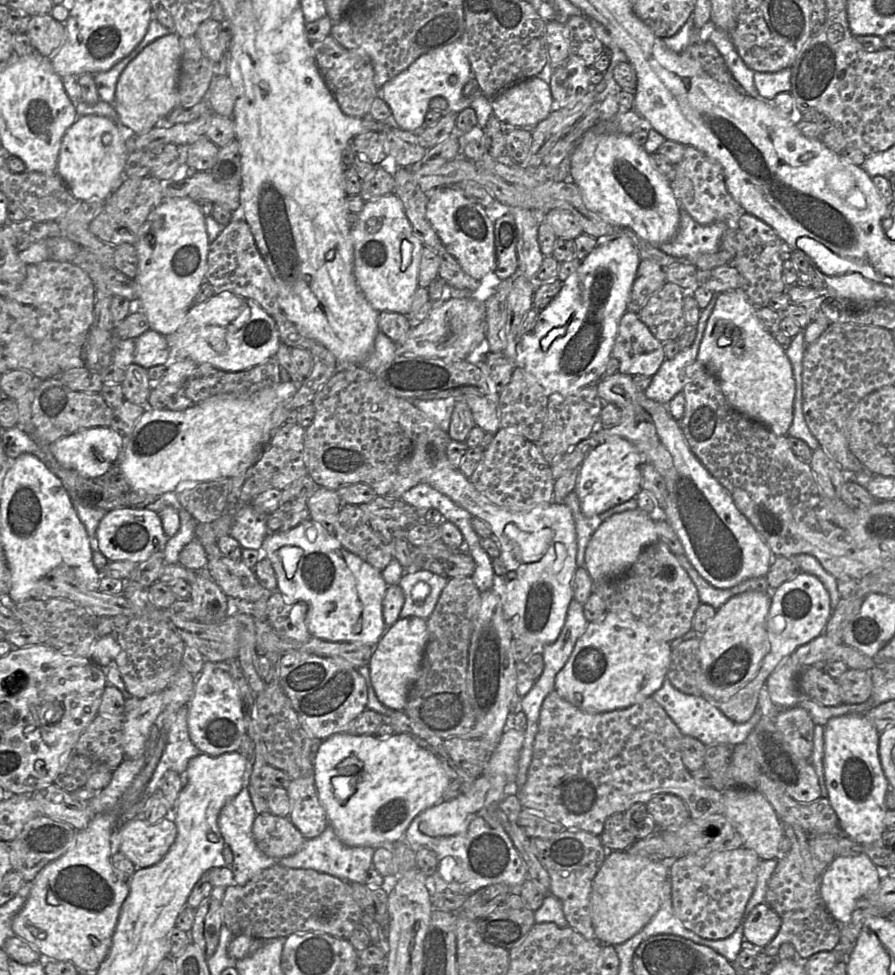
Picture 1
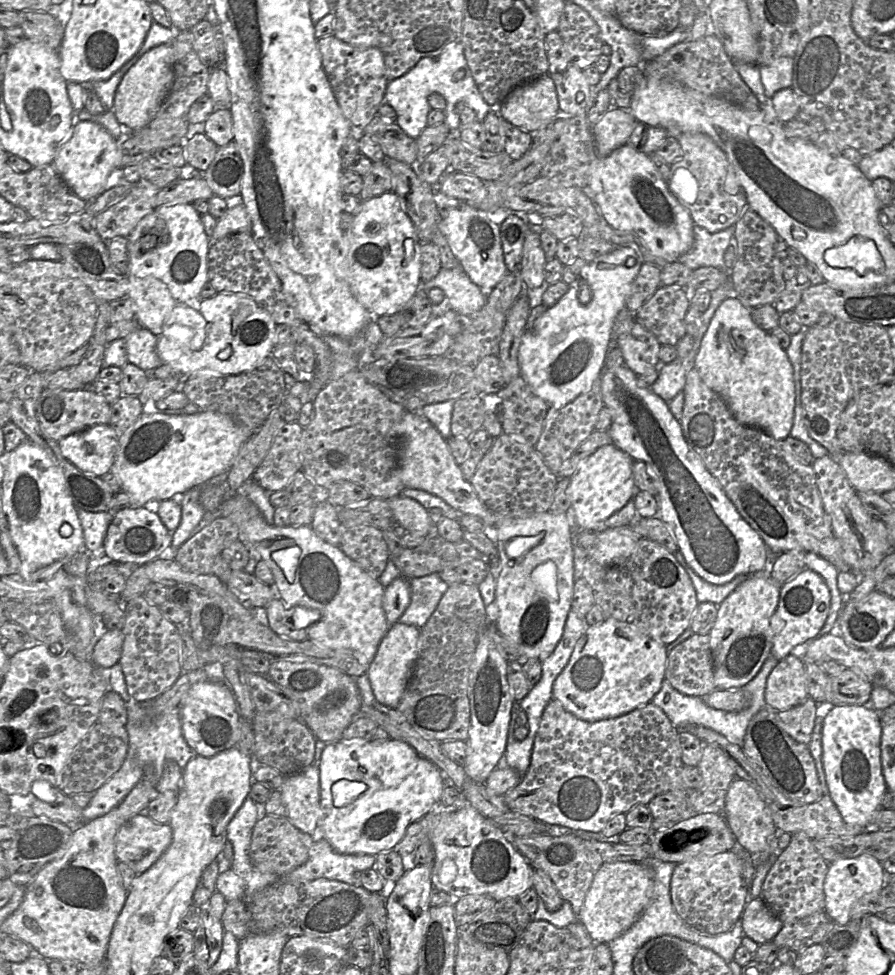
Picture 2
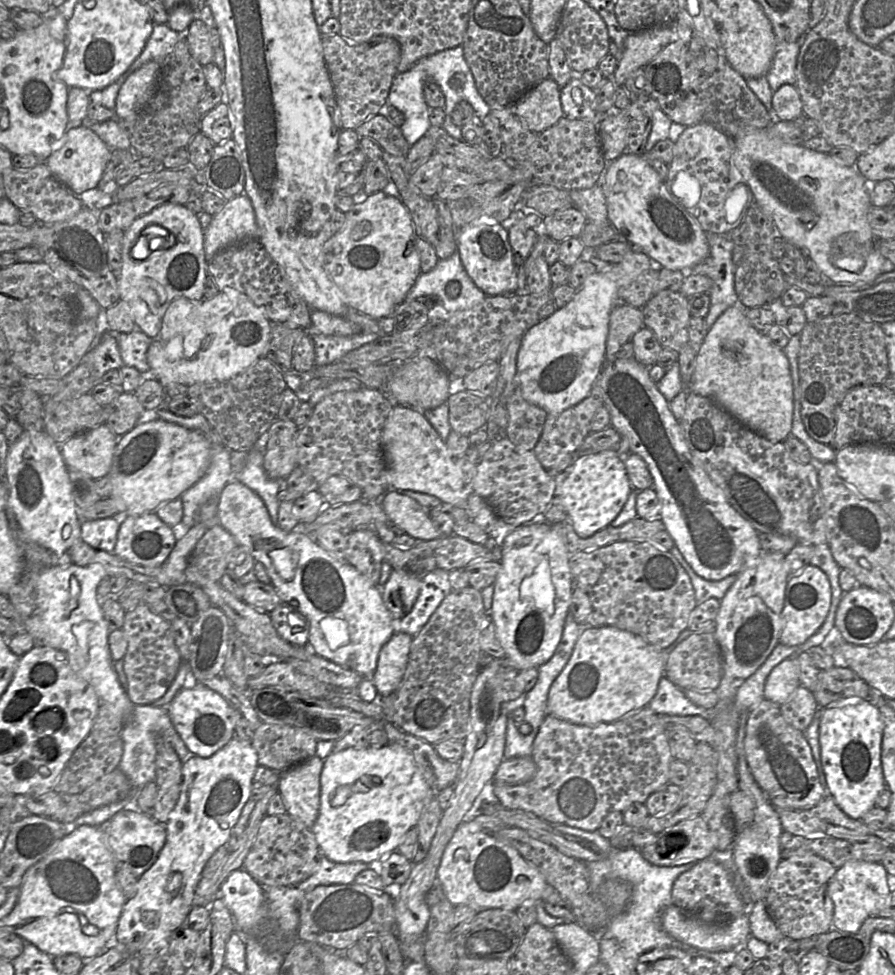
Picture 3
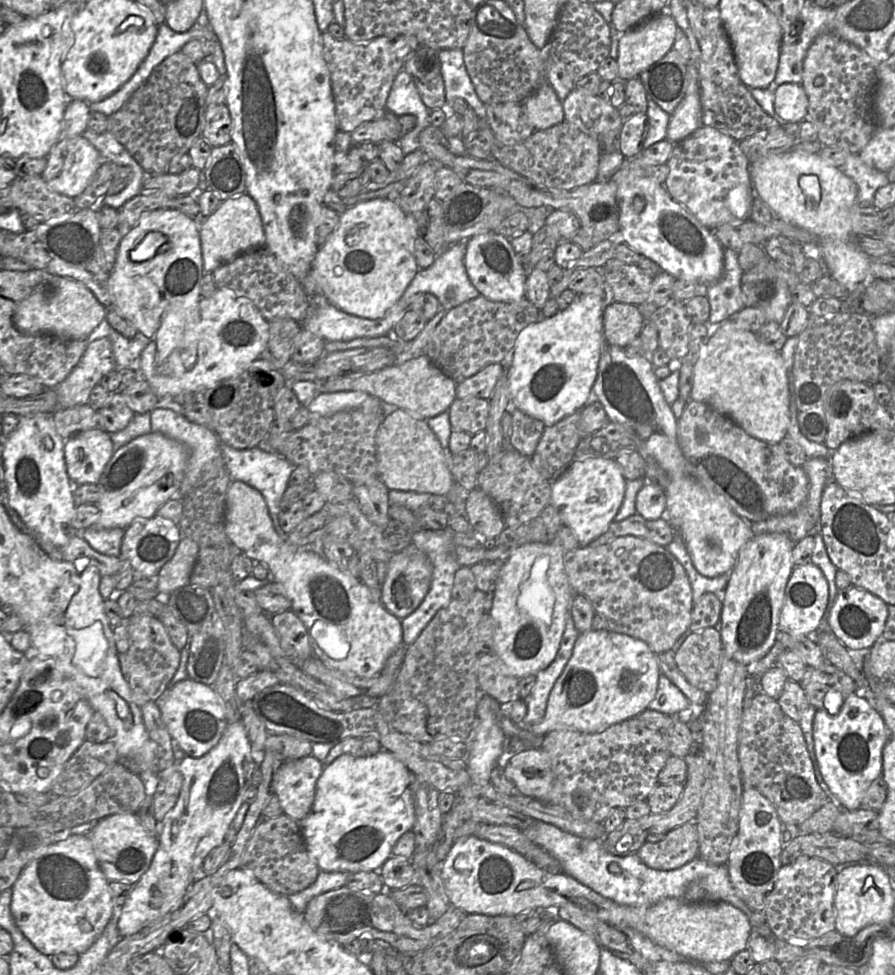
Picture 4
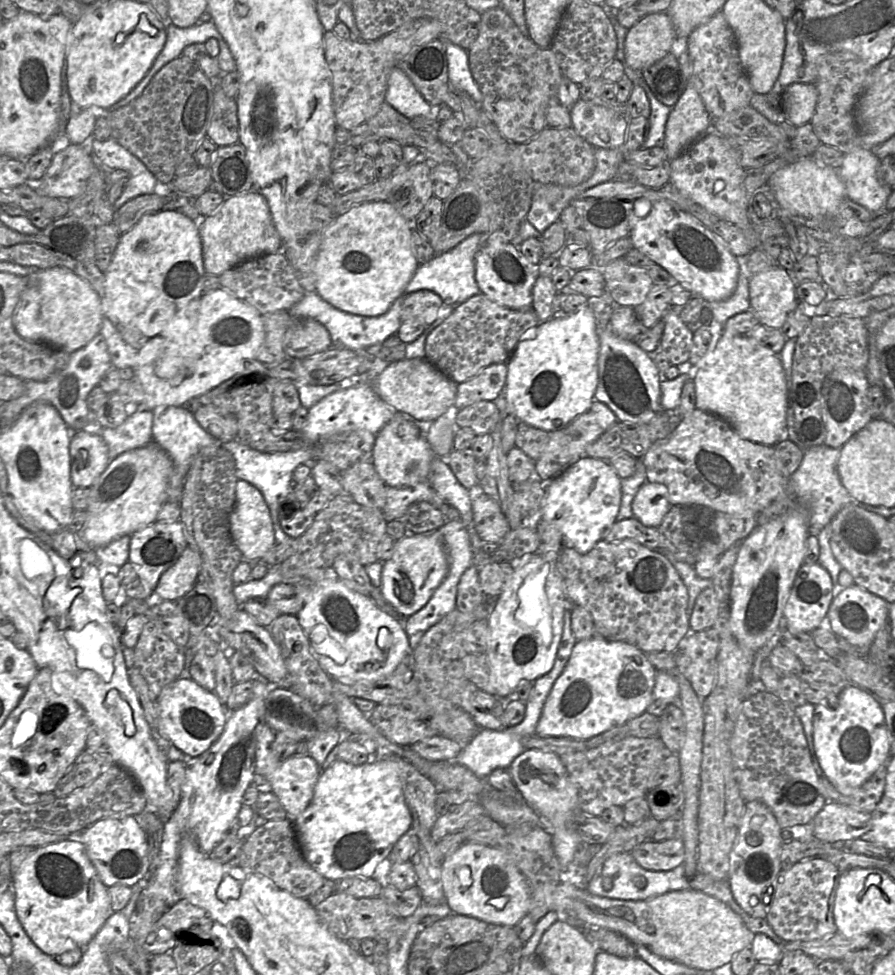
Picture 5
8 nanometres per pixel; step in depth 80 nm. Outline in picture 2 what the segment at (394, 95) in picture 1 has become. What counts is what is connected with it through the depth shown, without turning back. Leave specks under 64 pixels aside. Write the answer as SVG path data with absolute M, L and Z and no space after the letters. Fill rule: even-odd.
M461 41L455 42L447 46L438 56L424 57L411 68L403 76L389 81L385 95L384 102L389 104L396 112L395 123L410 137L417 139L421 132L428 126L427 116L431 109L428 104L428 97L438 93L446 100L446 108L444 112L444 123L447 127L457 133L460 127L459 115L456 113L456 106L458 103L464 103L466 106L472 108L476 113L477 120L482 122L492 109L480 94L472 73L467 64L464 48ZM458 70L464 70L465 75L459 81L453 80L453 75Z

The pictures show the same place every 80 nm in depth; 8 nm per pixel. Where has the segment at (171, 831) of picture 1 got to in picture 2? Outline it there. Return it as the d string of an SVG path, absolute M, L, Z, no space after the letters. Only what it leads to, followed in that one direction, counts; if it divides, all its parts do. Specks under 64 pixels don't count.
M146 814L133 815L115 835L115 856L137 875L149 869L172 842L171 826L154 822Z

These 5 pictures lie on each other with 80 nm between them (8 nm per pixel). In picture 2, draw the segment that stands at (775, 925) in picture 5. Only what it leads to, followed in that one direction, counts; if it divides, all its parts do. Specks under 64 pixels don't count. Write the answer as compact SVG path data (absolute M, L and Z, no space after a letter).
M803 832L790 834L789 846L778 857L774 857L761 894L763 901L784 926L797 924L814 913L826 912L824 883L829 868L829 863L815 850L811 838Z

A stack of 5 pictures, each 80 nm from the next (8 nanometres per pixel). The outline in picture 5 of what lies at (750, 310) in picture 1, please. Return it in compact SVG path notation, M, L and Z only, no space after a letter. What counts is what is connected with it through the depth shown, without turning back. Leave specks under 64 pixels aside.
M721 334L716 346L696 365L691 375L695 384L696 406L727 421L744 439L768 446L787 438L787 385L778 354L745 336Z

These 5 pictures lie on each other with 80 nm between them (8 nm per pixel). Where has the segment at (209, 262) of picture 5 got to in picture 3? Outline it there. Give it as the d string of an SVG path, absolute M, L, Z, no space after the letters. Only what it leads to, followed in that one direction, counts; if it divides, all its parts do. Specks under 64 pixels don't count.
M243 193L227 200L223 209L212 216L210 224L204 230L204 250L207 262L221 249L250 239L258 239L258 226L251 200Z

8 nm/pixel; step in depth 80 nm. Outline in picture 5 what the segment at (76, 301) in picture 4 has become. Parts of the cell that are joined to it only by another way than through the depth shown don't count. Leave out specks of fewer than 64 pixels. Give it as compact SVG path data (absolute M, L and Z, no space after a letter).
M62 267L36 270L28 277L29 284L13 314L19 336L73 353L99 334L104 318L101 300L86 280Z

